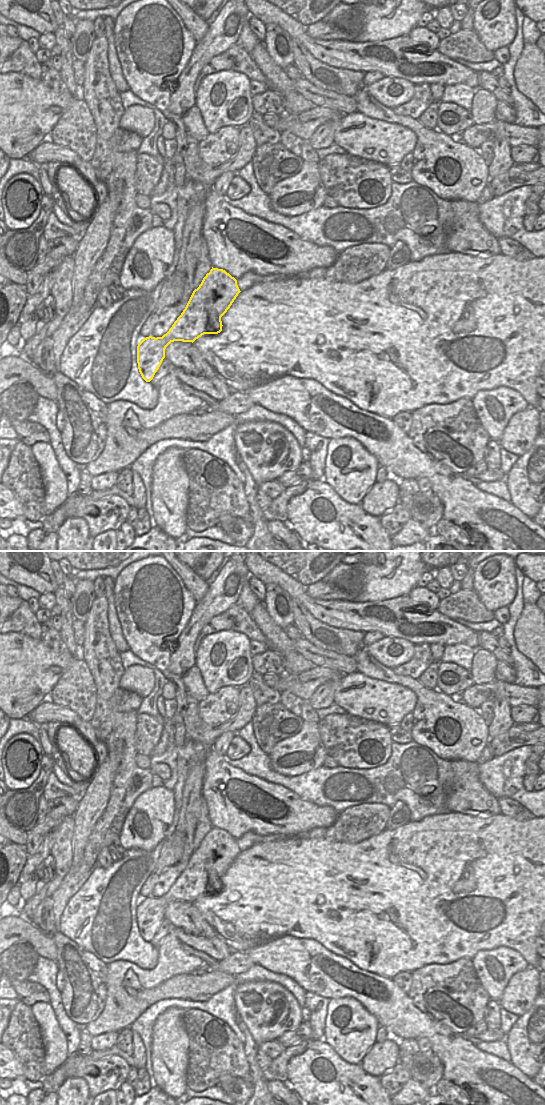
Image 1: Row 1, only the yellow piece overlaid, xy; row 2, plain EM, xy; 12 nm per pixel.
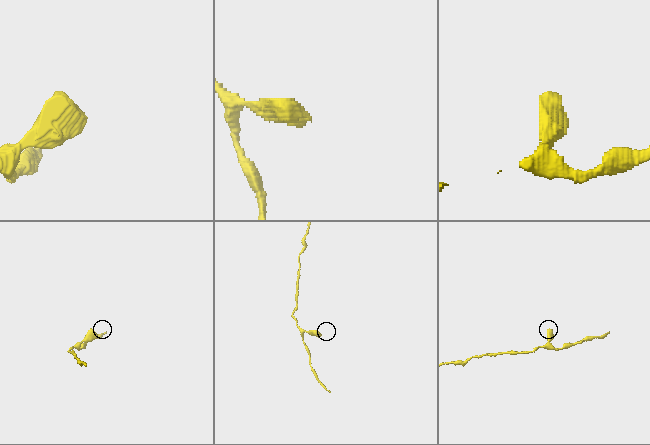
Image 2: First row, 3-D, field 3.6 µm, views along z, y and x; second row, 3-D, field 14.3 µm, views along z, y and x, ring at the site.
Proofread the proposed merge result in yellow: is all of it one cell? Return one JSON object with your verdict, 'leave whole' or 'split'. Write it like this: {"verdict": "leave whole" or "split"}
{"verdict": "leave whole"}

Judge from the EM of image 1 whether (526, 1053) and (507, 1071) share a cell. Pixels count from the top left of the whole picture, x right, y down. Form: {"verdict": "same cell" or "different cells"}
{"verdict": "different cells"}

